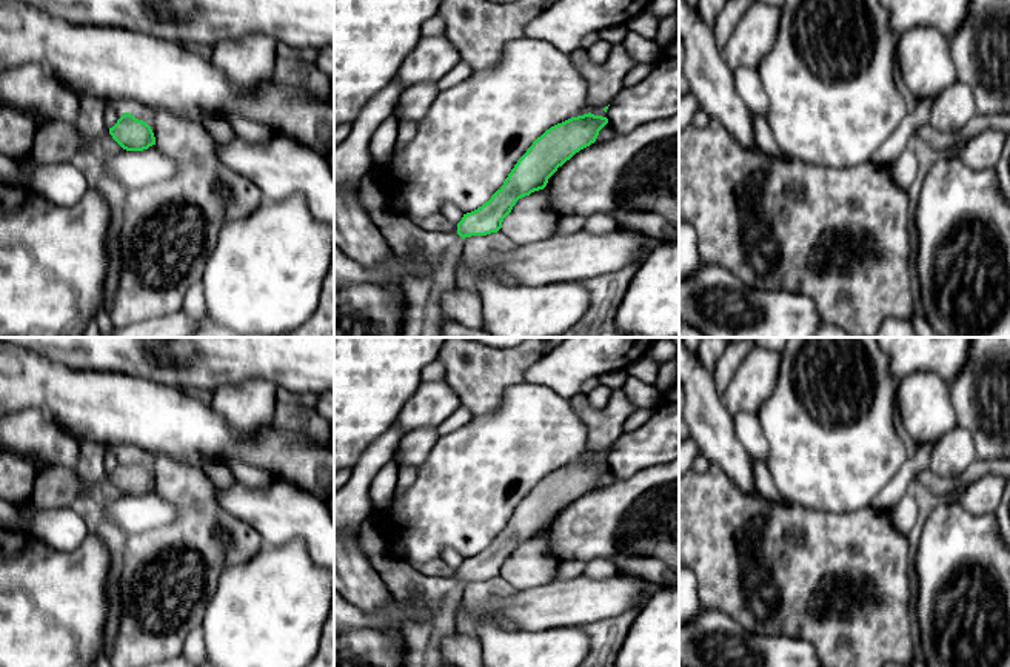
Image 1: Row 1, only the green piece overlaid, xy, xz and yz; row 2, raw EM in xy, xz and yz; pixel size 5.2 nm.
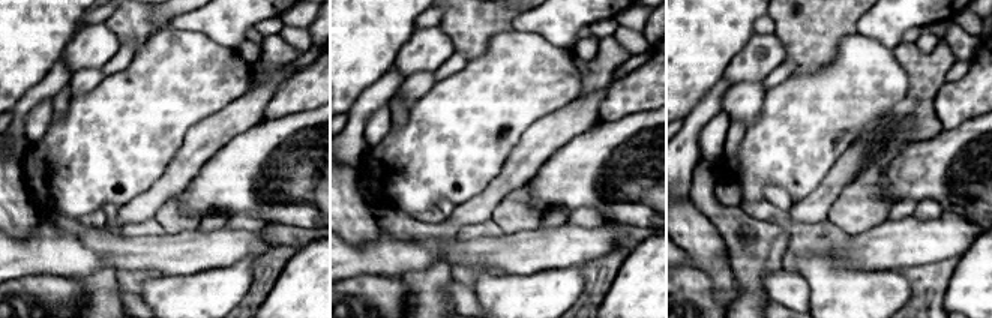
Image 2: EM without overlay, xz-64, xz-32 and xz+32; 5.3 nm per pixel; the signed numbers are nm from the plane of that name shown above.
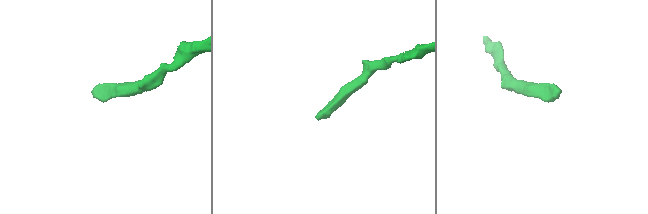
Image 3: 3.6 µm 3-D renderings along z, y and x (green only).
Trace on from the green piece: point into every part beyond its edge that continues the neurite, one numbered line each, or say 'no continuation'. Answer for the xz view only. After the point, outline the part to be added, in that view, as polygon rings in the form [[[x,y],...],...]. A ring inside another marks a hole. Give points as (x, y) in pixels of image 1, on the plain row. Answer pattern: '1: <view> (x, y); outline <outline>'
1: xz (424, 640); outline [[[373,516],[357,528],[359,547],[379,573],[391,596],[403,604],[423,605],[433,612],[426,621],[408,619],[400,633],[406,644],[403,667],[446,667],[443,639],[454,633],[454,616],[465,598],[456,578],[434,578],[388,555]]]

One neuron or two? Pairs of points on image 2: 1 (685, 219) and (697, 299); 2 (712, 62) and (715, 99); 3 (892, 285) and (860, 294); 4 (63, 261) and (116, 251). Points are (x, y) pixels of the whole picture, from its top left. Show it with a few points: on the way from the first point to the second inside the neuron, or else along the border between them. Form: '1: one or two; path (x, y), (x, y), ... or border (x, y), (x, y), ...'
1: two; border (695, 267), (709, 278), (716, 297)
2: two; border (722, 77), (689, 113)
3: one; path (884, 293), (868, 294)
4: one; path (77, 255), (102, 251)

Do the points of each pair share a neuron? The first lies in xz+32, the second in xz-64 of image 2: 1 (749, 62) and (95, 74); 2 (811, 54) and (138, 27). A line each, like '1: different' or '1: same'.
1: different
2: same

